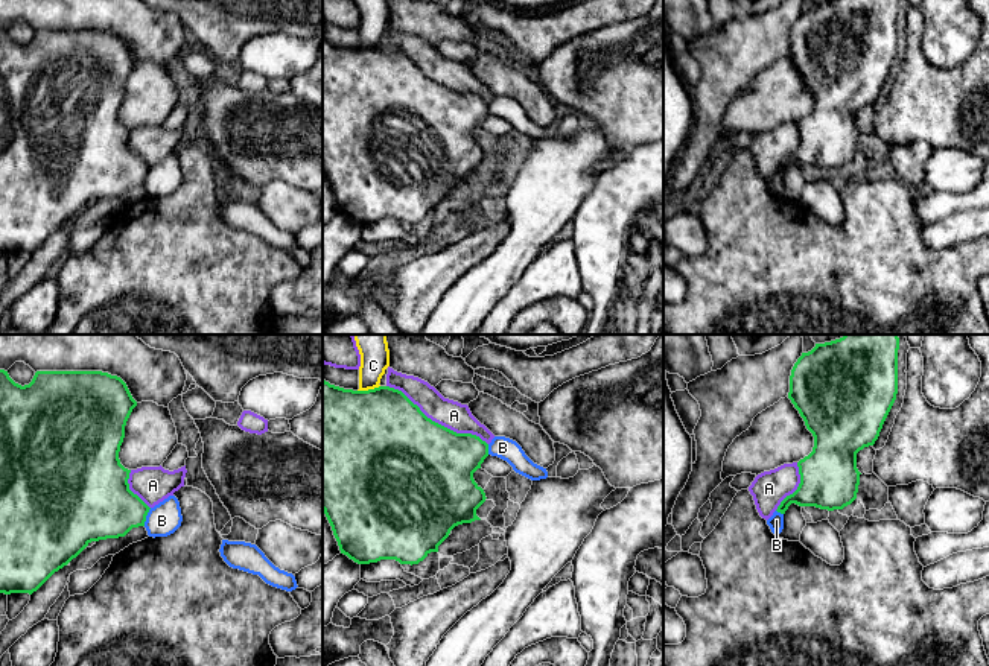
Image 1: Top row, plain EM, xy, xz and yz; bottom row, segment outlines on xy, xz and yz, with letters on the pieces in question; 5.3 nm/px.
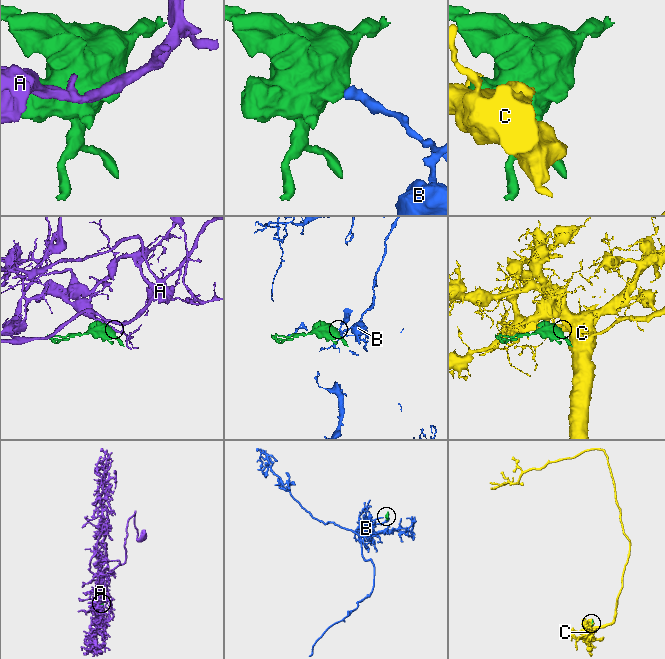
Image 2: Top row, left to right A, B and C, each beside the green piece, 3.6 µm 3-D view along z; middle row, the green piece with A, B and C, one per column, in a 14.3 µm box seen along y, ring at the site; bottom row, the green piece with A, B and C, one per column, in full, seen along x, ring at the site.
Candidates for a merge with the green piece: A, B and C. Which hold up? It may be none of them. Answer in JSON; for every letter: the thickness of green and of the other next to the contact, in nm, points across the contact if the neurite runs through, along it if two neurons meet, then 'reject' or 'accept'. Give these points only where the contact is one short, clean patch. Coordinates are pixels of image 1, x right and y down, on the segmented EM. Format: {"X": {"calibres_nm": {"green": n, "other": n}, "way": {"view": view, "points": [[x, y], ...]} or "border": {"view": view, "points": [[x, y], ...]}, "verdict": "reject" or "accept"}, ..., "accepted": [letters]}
{"A": {"calibres_nm": {"green": 500, "other": 150}, "verdict": "reject"}, "B": {"calibres_nm": {"green": 360, "other": 170}, "border": {"view": "xy", "points": [[151, 508], [143, 525]]}, "verdict": "reject"}, "C": {"calibres_nm": {"green": 500, "other": 160}, "verdict": "reject"}, "accepted": []}

